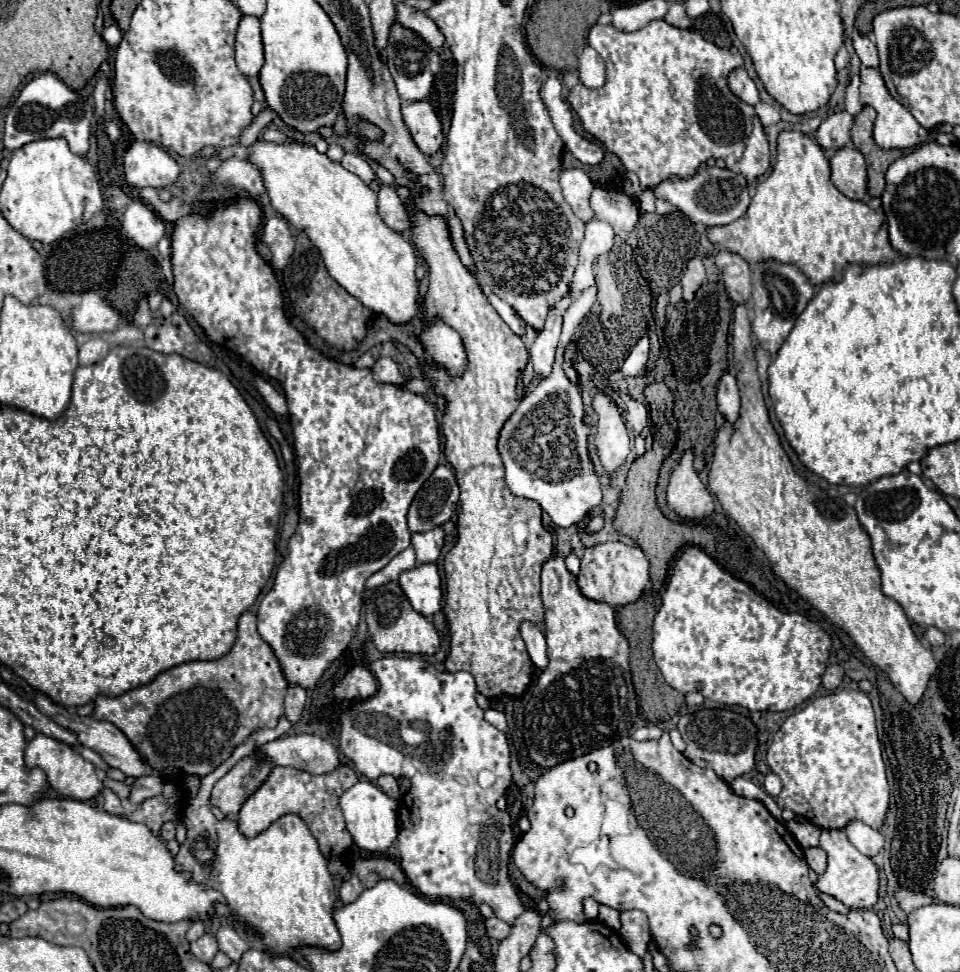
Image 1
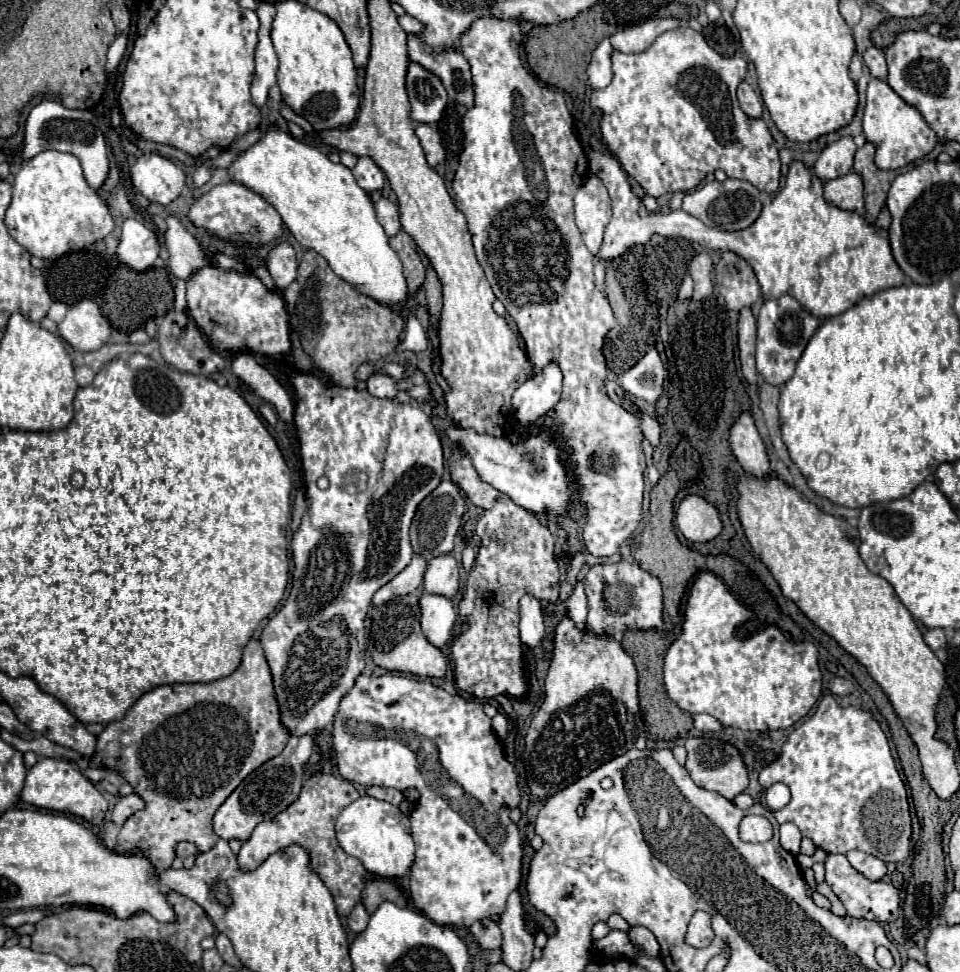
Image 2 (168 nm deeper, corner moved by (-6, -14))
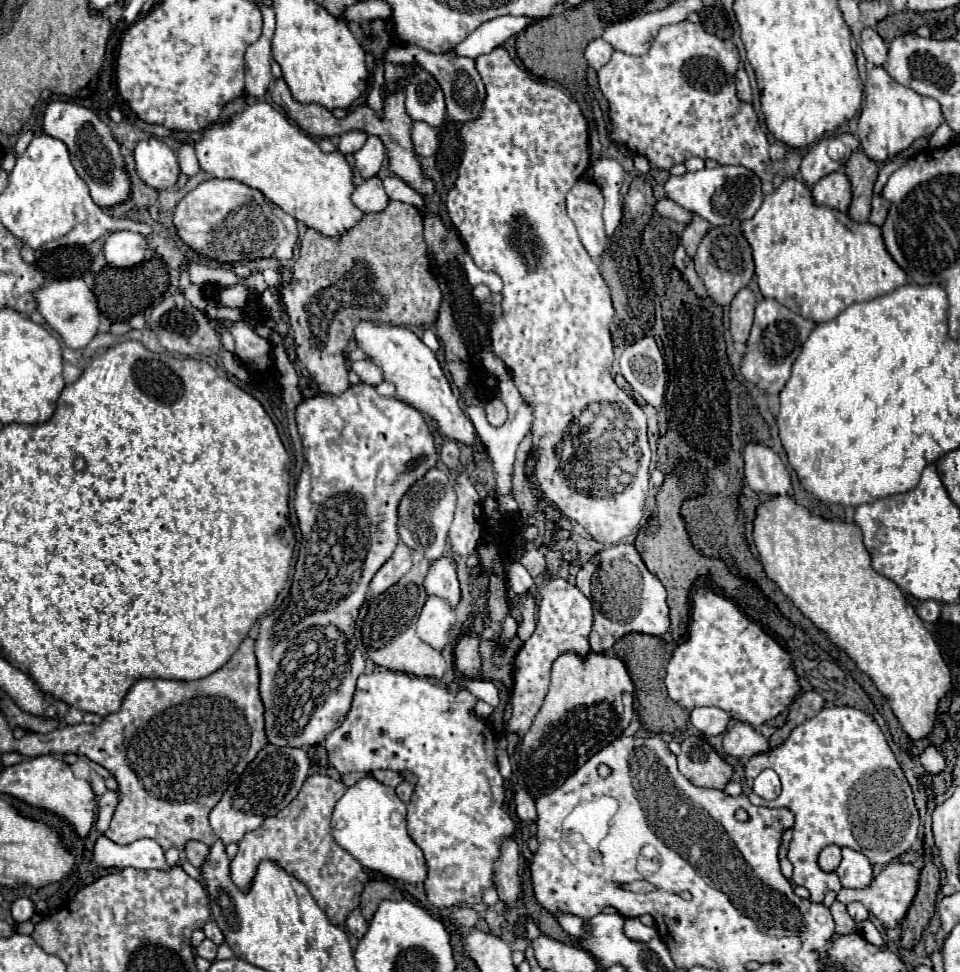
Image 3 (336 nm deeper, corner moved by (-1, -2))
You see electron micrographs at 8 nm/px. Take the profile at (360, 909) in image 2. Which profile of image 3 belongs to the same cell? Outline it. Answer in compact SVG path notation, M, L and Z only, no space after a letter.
M359 909L351 911L351 915L349 915L349 919L347 919L347 929L349 929L349 933L355 935L357 939L361 939L361 937L365 935L365 931L367 931L367 921L363 919L363 915L361 915Z

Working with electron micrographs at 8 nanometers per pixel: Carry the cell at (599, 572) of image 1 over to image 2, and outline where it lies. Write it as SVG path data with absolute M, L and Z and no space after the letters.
M618 561L612 565L594 565L586 573L584 585L588 595L588 629L592 633L620 637L626 629L652 629L662 625L660 581L638 563Z

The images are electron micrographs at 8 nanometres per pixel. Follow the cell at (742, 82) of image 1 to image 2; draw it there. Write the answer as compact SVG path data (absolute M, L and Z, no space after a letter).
M742 81L738 85L738 101L740 101L740 107L742 111L748 115L748 117L762 117L763 113L763 101L760 95L746 83Z

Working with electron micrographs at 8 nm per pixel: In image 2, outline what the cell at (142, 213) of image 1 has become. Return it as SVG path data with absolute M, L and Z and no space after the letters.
M126 219L118 245L118 259L136 271L146 271L154 265L160 253L158 235L138 219Z

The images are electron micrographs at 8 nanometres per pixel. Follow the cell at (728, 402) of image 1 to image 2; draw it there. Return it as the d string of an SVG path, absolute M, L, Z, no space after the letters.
M748 411L740 413L740 417L734 421L728 443L730 443L732 455L738 459L738 463L742 465L744 471L748 471L756 477L772 475L764 441L758 435L758 429Z

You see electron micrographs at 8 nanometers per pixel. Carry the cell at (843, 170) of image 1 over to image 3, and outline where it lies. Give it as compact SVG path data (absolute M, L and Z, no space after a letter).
M829 173L813 187L813 201L837 211L847 211L851 203L851 185L845 173Z

